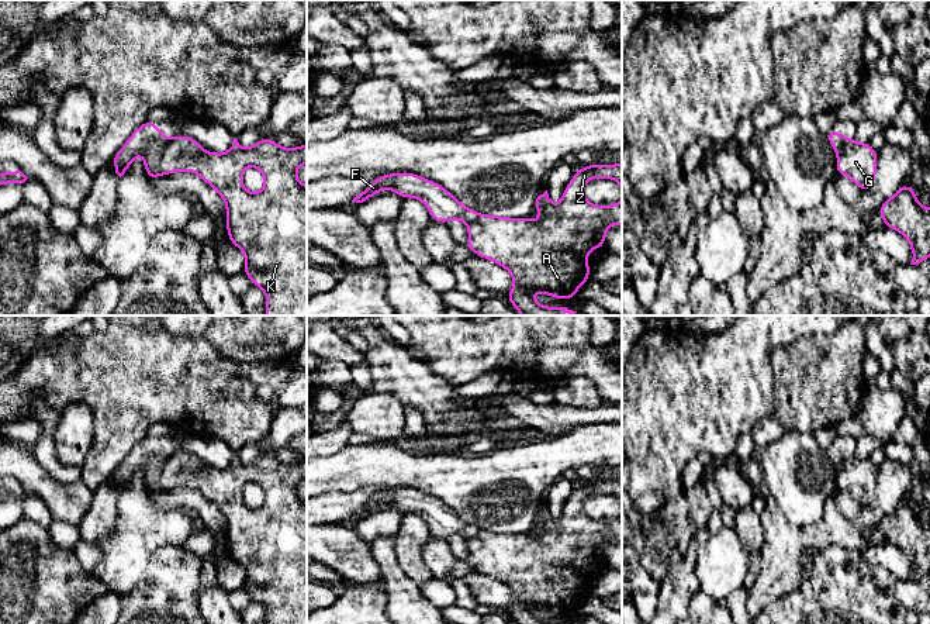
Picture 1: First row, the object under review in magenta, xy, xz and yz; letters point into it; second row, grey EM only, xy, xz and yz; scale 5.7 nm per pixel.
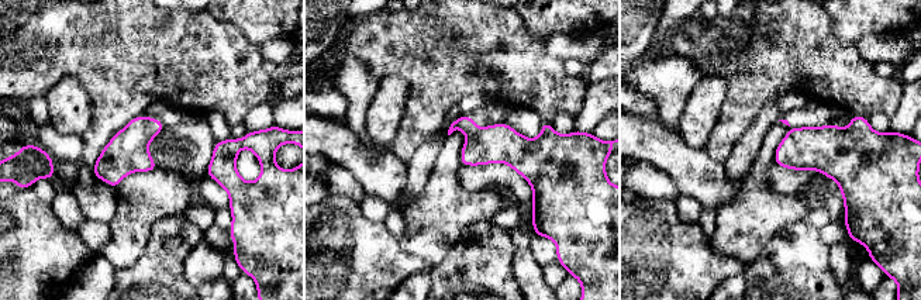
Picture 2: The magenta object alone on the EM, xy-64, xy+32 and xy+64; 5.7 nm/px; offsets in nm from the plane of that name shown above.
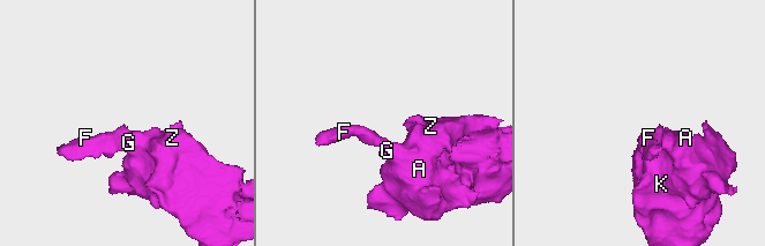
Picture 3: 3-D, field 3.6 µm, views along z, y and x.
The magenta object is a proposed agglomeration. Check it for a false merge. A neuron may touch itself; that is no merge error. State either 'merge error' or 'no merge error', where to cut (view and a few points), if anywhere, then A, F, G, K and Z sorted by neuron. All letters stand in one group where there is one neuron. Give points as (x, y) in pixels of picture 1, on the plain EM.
merge error; cut xy (169, 457), (154, 483), (156, 490); groups A G K Z / F

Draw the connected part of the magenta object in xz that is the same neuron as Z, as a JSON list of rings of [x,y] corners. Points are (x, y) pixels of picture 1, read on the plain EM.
[[[618,478],[615,480],[584,480],[584,482],[581,482],[581,485],[573,490],[571,496],[568,497],[568,500],[563,506],[561,517],[557,521],[554,521],[552,518],[547,506],[543,510],[537,511],[535,523],[533,523],[533,525],[540,528],[540,534],[537,537],[532,537],[529,532],[526,532],[526,534],[508,534],[508,532],[502,532],[502,531],[480,530],[480,532],[476,537],[467,539],[469,555],[464,561],[471,568],[474,568],[477,572],[480,572],[483,575],[490,575],[494,579],[501,580],[504,585],[507,585],[511,589],[514,600],[512,600],[512,606],[507,610],[505,614],[515,624],[567,624],[567,623],[544,623],[544,621],[539,620],[529,609],[530,607],[544,609],[544,610],[549,610],[554,614],[575,614],[577,613],[577,606],[587,596],[591,594],[591,592],[590,592],[591,585],[588,582],[588,566],[590,565],[604,565],[608,542],[609,541],[622,541],[622,513],[613,521],[595,521],[595,520],[592,520],[591,517],[588,517],[584,513],[584,501],[590,494],[613,494],[619,499],[620,506],[622,506],[622,478]]]

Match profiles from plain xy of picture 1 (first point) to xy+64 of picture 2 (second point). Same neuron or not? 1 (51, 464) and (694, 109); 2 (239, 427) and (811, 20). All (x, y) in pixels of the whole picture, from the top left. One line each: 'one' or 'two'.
1: two
2: one

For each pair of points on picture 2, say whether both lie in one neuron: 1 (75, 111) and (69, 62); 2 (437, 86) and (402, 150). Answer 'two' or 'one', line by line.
1: two
2: one

